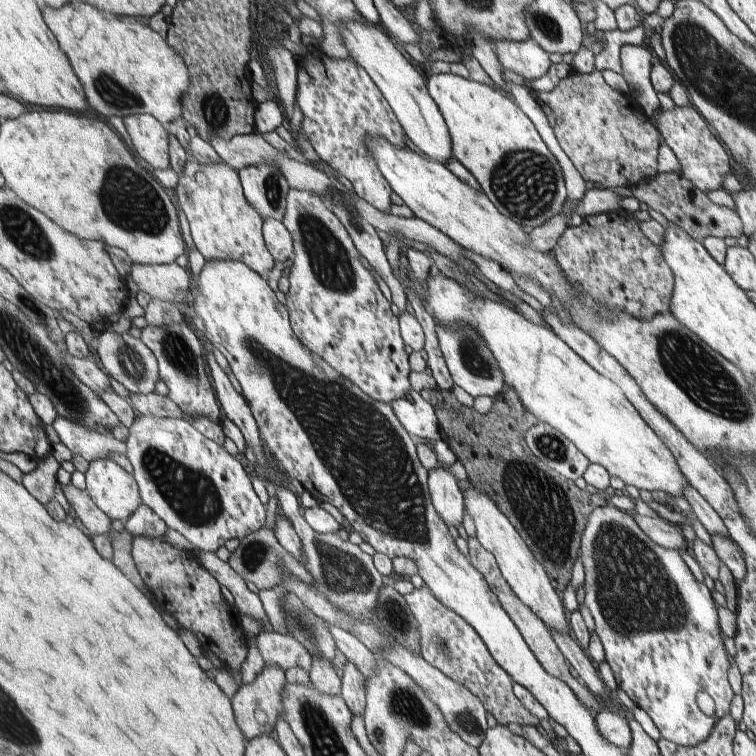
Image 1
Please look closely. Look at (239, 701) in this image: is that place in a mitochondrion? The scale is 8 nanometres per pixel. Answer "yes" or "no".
no

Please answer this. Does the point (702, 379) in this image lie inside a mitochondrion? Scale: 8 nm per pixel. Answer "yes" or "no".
yes

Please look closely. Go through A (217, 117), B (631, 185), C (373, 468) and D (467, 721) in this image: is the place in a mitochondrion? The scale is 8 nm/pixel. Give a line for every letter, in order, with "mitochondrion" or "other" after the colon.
A: mitochondrion
B: other
C: mitochondrion
D: mitochondrion

